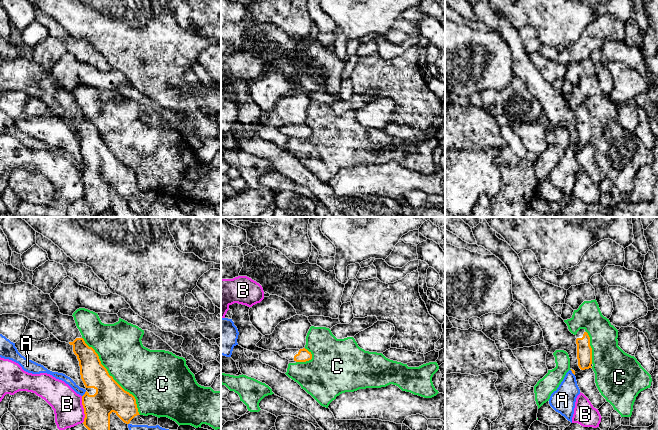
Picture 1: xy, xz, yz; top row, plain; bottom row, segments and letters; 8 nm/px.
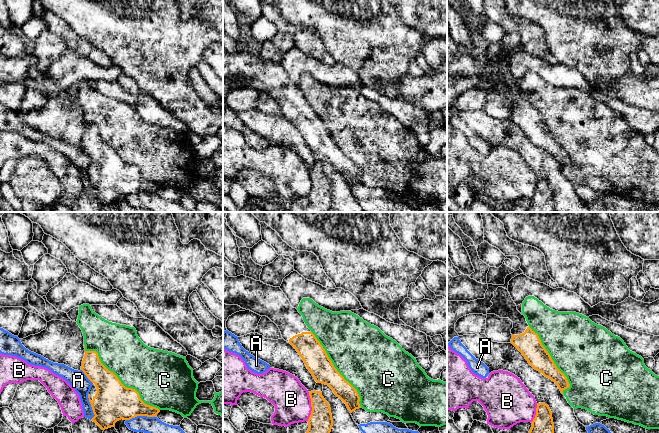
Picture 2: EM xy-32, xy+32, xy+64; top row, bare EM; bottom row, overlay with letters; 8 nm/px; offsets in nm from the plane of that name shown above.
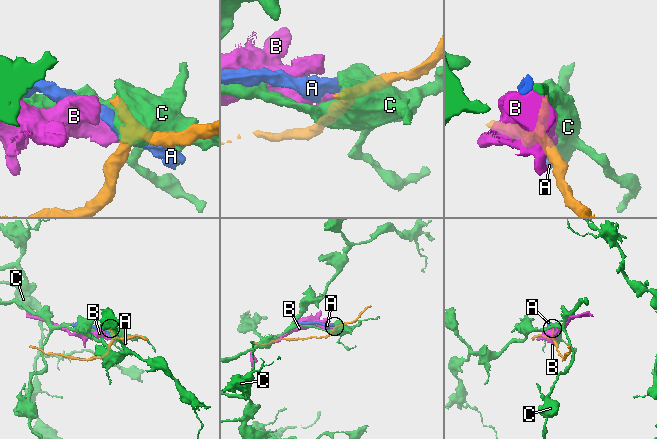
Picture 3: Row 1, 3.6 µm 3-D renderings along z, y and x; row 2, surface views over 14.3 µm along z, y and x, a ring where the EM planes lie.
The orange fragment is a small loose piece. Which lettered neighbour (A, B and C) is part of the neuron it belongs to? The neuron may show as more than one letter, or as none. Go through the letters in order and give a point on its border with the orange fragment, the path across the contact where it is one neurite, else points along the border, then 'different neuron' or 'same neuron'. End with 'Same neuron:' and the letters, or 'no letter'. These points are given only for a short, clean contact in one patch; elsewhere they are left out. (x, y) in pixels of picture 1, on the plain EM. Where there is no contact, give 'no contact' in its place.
A: xy (84, 170) | different neuron
B: xy (84, 185) | along xy (81, 172), (84, 190), (83, 198) | different neuron
C: xy (111, 152) | different neuron
Same neuron: no letter

